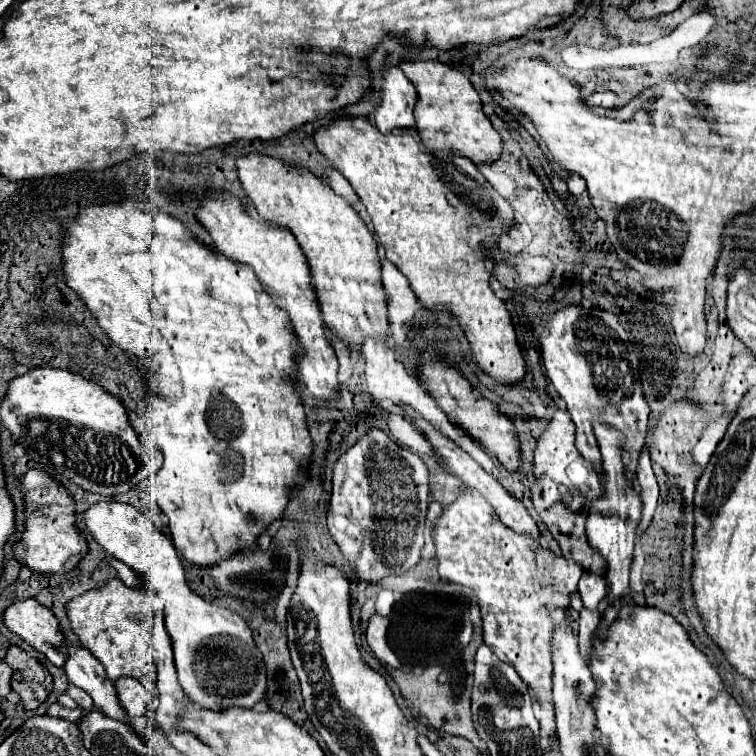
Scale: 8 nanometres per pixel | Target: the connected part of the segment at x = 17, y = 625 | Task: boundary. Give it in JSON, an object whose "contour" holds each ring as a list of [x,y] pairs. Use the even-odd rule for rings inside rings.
{"contour":[[[35,599],[15,601],[5,609],[3,621],[9,631],[17,633],[27,645],[43,653],[53,665],[61,667],[65,663],[65,649],[61,649],[65,637],[61,635],[59,623],[47,607]]]}

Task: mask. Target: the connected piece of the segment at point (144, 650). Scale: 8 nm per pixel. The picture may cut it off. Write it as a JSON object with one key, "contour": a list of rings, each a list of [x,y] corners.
{"contour":[[[113,577],[103,587],[85,591],[79,597],[73,597],[65,605],[67,619],[73,633],[79,641],[91,649],[91,653],[103,663],[107,677],[133,677],[139,679],[155,669],[153,657],[149,655],[149,633],[153,625],[153,607],[151,601],[155,591],[147,585],[139,589],[127,587],[121,579]]]}

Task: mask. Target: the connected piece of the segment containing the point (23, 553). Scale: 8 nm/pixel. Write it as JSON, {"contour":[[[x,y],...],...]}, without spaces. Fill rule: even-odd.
{"contour":[[[29,469],[19,481],[25,501],[25,531],[15,543],[15,559],[29,565],[31,571],[61,575],[71,571],[87,553],[87,543],[75,529],[75,503],[69,493],[43,469]]]}

